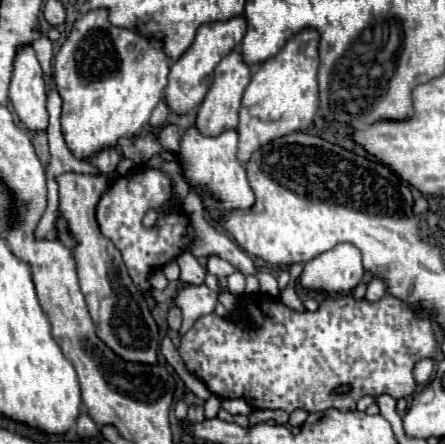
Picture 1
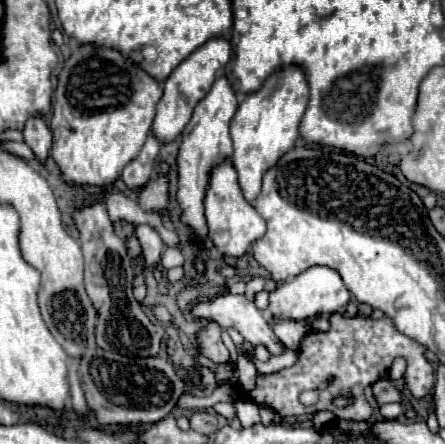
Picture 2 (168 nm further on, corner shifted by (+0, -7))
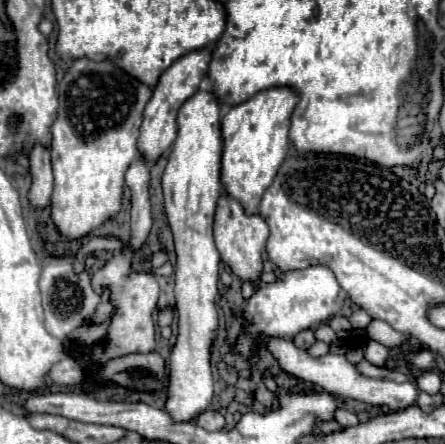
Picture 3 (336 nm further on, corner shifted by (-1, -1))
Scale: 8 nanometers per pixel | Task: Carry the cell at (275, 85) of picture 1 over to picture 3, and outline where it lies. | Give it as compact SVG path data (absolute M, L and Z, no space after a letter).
M274 86L258 92L250 100L236 104L222 116L224 158L222 158L222 188L236 198L246 214L256 214L264 190L272 184L282 160L290 148L290 118L298 106L298 94L288 86Z

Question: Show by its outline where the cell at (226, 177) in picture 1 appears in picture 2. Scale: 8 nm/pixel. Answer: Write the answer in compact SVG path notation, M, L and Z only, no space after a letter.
M223 162L213 168L211 182L205 196L205 218L209 224L209 238L213 240L215 248L229 258L243 258L255 240L265 236L265 220L259 216L259 212L243 198L243 192L237 182L237 172L231 166L231 162Z

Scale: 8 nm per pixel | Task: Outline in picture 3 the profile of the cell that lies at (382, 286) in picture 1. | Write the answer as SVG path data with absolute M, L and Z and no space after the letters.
M358 308L358 310L354 310L352 314L350 314L350 324L352 324L352 328L366 328L370 322L372 322L372 316L364 310L364 308Z

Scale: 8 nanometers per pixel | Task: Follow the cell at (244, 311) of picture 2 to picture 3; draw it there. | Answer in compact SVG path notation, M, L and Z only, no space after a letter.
M260 336L264 348L278 360L280 368L286 370L288 374L304 380L304 382L310 382L310 384L316 384L332 394L340 394L344 398L354 398L354 400L360 400L360 402L366 402L366 404L388 404L392 410L402 410L402 408L408 408L414 404L418 392L414 388L414 384L410 382L392 382L392 380L386 380L386 378L364 378L352 362L348 362L348 358L344 354L326 354L326 356L320 356L320 358L312 358L308 356L304 350L296 348L292 340L286 340L286 338L272 338L272 336Z

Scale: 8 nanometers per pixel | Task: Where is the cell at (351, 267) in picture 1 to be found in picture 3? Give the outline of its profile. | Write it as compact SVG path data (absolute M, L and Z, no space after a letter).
M310 266L304 270L278 272L276 282L260 284L254 296L246 302L242 318L246 322L246 332L238 338L238 352L254 352L254 340L260 334L280 336L292 340L300 330L312 328L320 322L336 316L346 302L346 292L338 284L334 272L328 266Z

